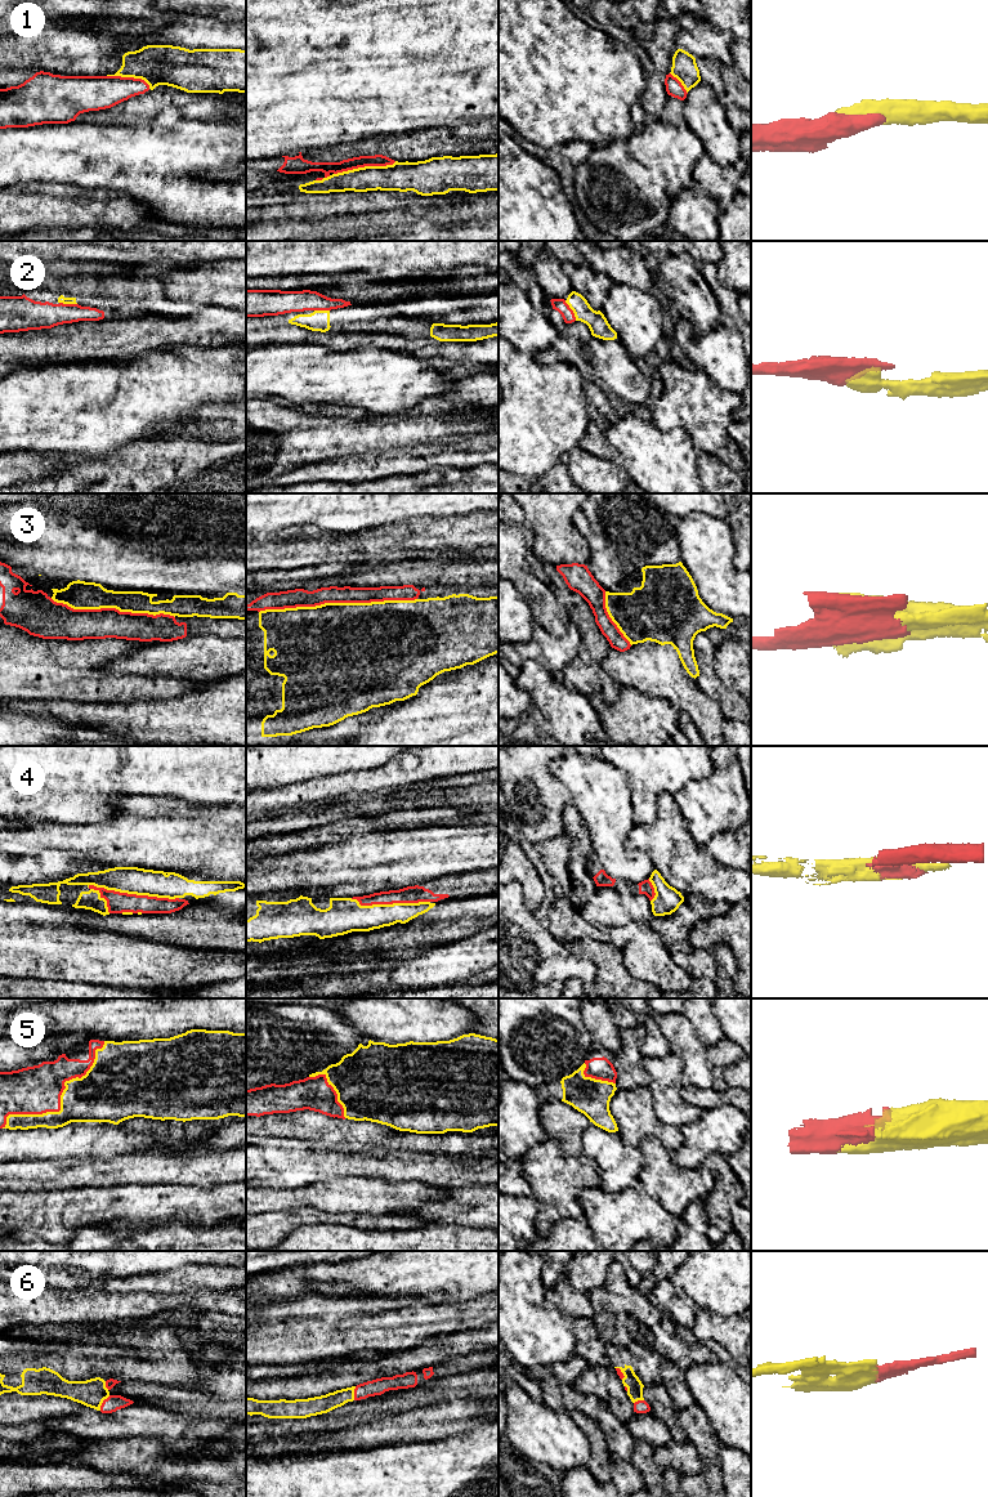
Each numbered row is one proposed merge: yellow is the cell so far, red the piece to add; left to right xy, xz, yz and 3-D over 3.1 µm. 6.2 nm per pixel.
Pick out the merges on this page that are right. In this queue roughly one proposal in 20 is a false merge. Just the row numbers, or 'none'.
1, 2, 3, 4, 5, 6

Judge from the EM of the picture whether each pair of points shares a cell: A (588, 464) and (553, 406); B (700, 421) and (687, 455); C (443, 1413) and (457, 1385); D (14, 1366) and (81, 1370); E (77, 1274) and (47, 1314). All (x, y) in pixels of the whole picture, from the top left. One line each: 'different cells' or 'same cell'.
A: different cells
B: different cells
C: different cells
D: different cells
E: different cells

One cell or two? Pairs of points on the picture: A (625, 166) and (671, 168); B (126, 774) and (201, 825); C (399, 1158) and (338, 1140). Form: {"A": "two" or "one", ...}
{"A": "one", "B": "two", "C": "two"}

